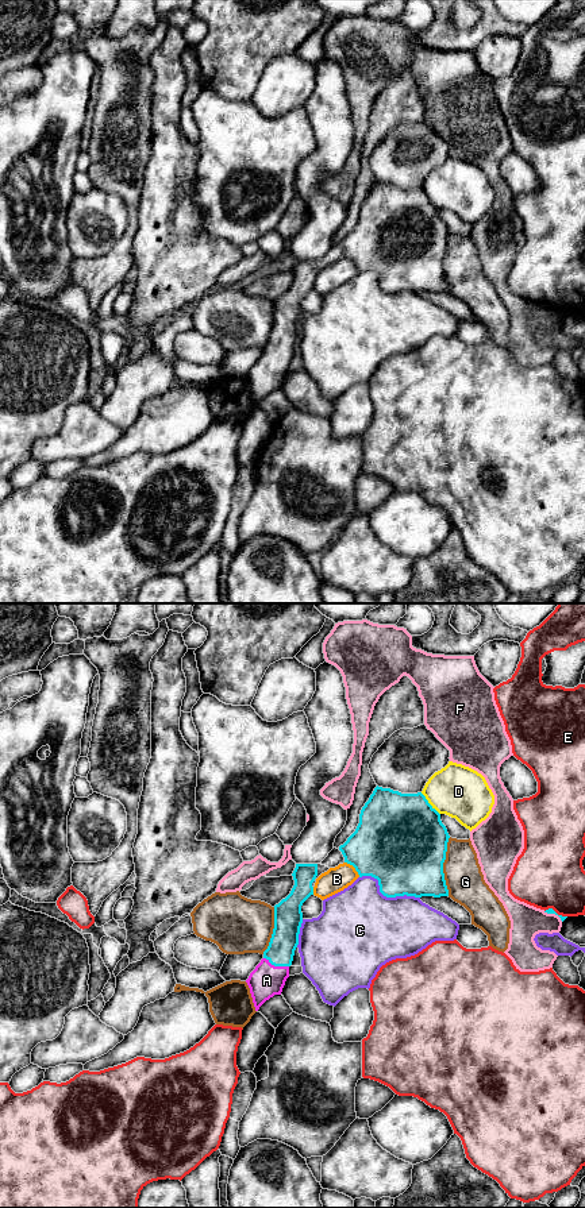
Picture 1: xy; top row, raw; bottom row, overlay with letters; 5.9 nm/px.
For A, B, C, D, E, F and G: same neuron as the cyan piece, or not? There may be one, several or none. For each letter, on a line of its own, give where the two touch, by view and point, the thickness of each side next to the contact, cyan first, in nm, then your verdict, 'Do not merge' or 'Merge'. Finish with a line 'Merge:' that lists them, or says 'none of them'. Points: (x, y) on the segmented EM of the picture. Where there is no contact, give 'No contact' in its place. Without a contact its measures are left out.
A: Touches cyan at xy (276, 965). Thickness 160 nm (cyan) against 200 nm. Merge
B: Touches cyan at xy (354, 867). Thickness 440 nm (cyan) against 150 nm. Do not merge
C: Touches cyan at xy (385, 895). Thickness 420 nm (cyan) against 480 nm. Do not merge
D: Touches cyan at xy (428, 803). Thickness 500 nm (cyan) against 320 nm. Do not merge
E: Touches cyan at xy (554, 911). Thickness 30 nm (cyan) against 420 nm. Do not merge
F: Touches cyan at xy (553, 913). Thickness 30 nm (cyan) against 190 nm. Do not merge
G: Touches cyan at xy (442, 867). Thickness 480 nm (cyan) against 220 nm. Do not merge
Merge: A

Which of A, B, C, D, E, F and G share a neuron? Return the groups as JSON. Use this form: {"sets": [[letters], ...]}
{"sets": [["A"], ["B"], ["C"], ["D"], ["E"], ["F"], ["G"]]}

